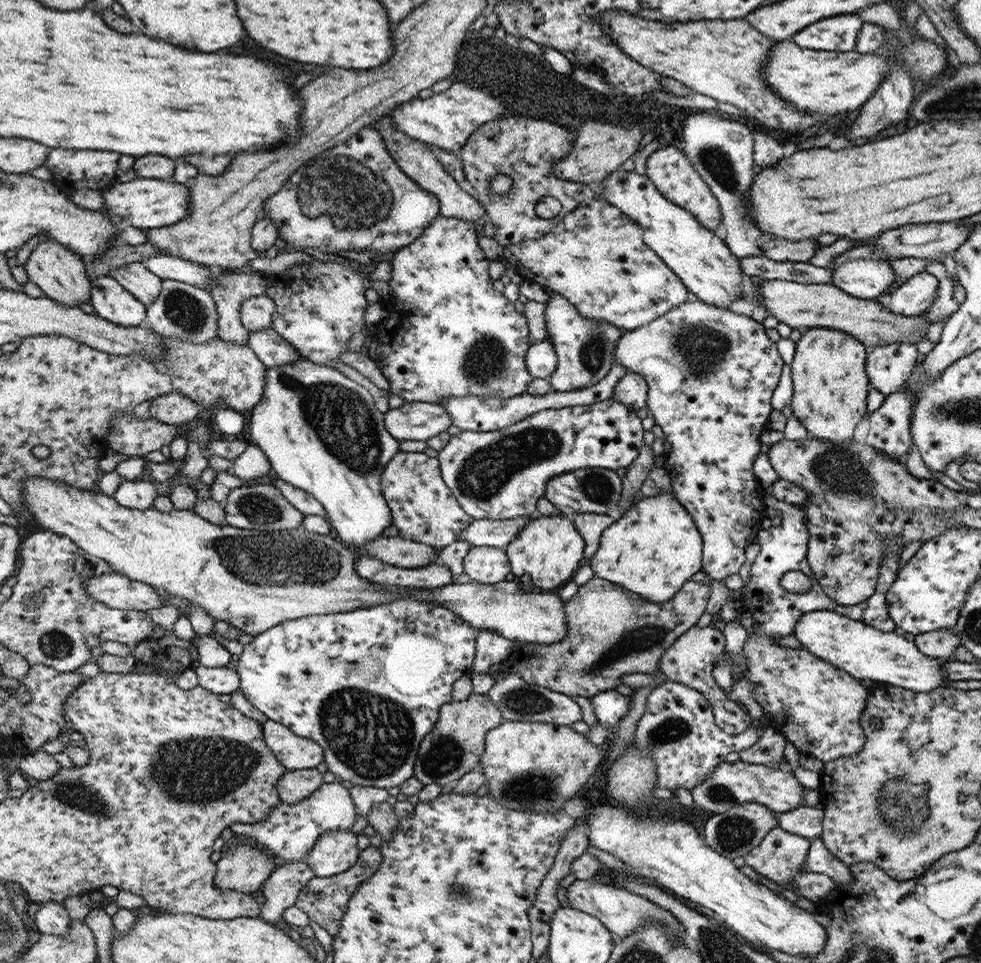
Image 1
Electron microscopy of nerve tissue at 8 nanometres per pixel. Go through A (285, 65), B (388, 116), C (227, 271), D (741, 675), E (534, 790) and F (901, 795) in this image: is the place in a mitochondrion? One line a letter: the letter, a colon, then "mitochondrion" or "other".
A: other
B: other
C: other
D: other
E: mitochondrion
F: mitochondrion

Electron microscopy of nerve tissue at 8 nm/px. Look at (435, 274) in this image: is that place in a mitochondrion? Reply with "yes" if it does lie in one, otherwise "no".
no

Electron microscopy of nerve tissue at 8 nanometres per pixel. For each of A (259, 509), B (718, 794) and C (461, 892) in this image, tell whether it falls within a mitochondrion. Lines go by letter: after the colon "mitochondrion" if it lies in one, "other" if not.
A: mitochondrion
B: mitochondrion
C: mitochondrion

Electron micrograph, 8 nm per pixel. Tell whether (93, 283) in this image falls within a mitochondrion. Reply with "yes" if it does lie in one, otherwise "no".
no

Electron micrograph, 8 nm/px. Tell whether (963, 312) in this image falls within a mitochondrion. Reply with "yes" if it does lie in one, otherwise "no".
no

